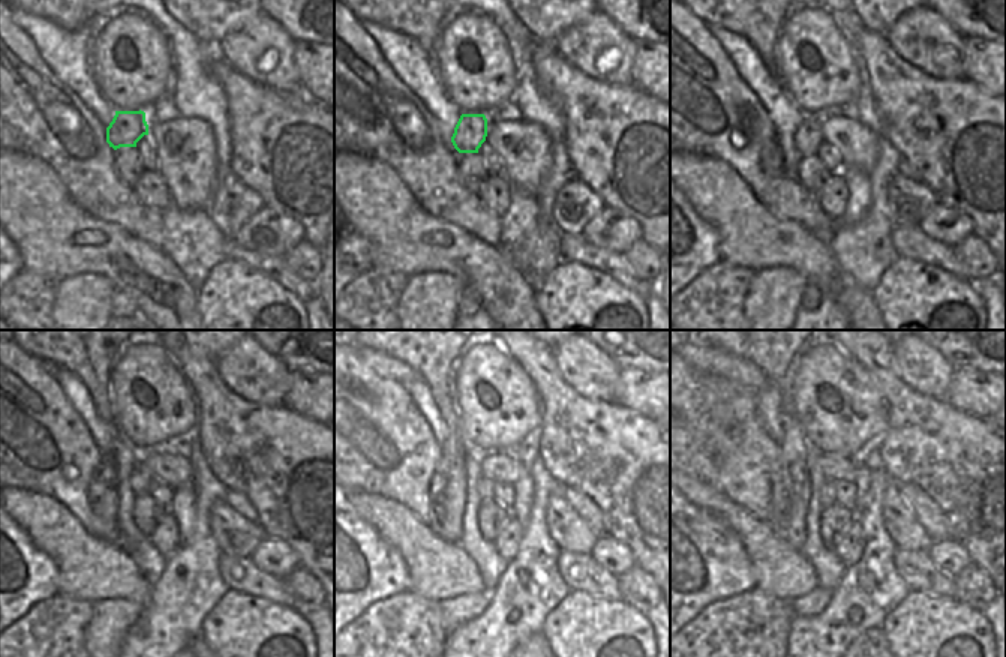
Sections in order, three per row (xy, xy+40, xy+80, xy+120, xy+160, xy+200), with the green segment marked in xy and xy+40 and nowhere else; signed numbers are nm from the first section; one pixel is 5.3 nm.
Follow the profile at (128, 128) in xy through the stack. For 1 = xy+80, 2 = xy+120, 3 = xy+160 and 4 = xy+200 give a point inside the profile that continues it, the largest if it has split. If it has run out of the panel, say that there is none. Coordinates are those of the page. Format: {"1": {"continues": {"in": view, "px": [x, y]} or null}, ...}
{"1": {"continues": {"in": "xy+80", "px": [808, 137]}}, "2": {"continues": {"in": "xy+120", "px": [140, 479]}}, "3": {"continues": {"in": "xy+160", "px": [485, 486]}}, "4": {"continues": {"in": "xy+200", "px": [828, 492]}}}

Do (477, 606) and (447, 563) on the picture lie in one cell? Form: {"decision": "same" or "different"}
{"decision": "different"}

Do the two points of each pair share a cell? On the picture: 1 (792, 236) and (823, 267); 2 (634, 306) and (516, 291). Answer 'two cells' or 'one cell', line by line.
1: one cell
2: two cells

